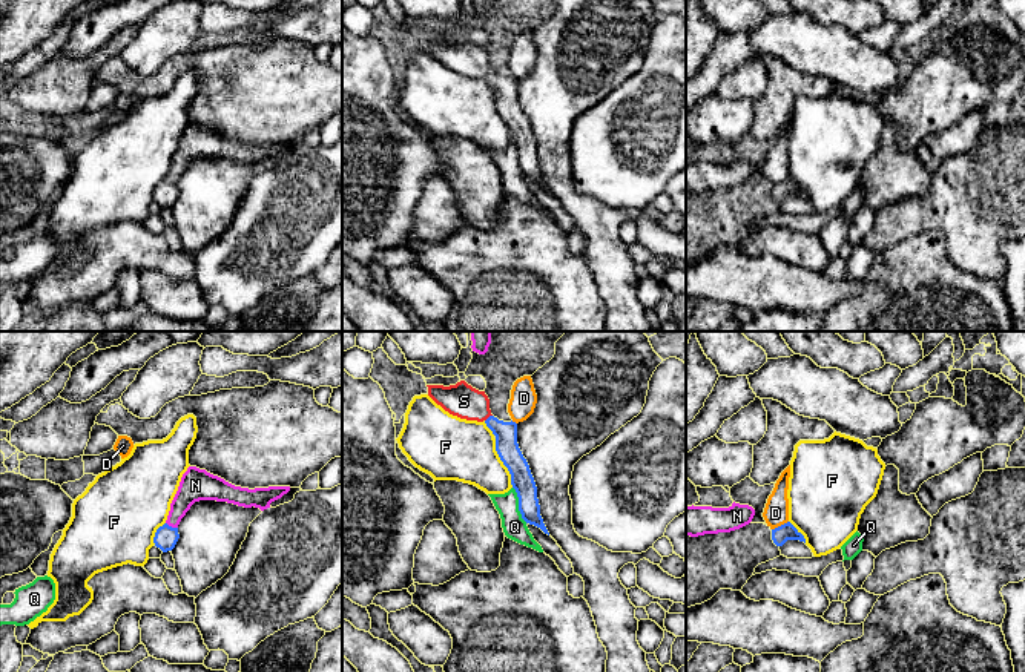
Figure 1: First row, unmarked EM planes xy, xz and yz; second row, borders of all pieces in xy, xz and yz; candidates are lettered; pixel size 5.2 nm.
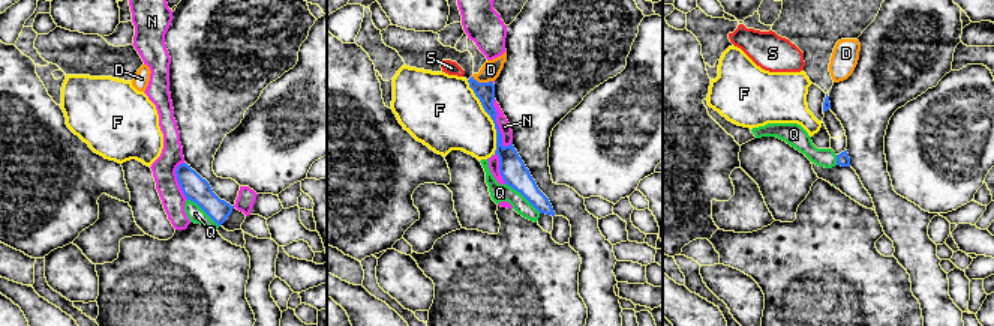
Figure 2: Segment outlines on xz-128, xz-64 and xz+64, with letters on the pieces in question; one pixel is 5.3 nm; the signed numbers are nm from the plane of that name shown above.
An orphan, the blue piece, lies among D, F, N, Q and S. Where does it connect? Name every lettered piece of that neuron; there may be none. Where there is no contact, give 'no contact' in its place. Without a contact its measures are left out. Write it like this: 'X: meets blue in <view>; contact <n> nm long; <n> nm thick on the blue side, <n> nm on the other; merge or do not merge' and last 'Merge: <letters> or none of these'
D: meets blue in yz; contact 100 nm long; 90 nm thick on the blue side, 130 nm on the other; do not merge
F: meets blue in xz; contact 280 nm long; 120 nm thick on the blue side, 320 nm on the other; do not merge
N: meets blue in xy; contact 70 nm long; 120 nm thick on the blue side, 160 nm on the other; do not merge
Q: meets blue in xz; contact 200 nm long; 120 nm thick on the blue side, 120 nm on the other; do not merge
S: meets blue in xz; contact 50 nm long; 120 nm thick on the blue side, 170 nm on the other; merge
Merge: S

